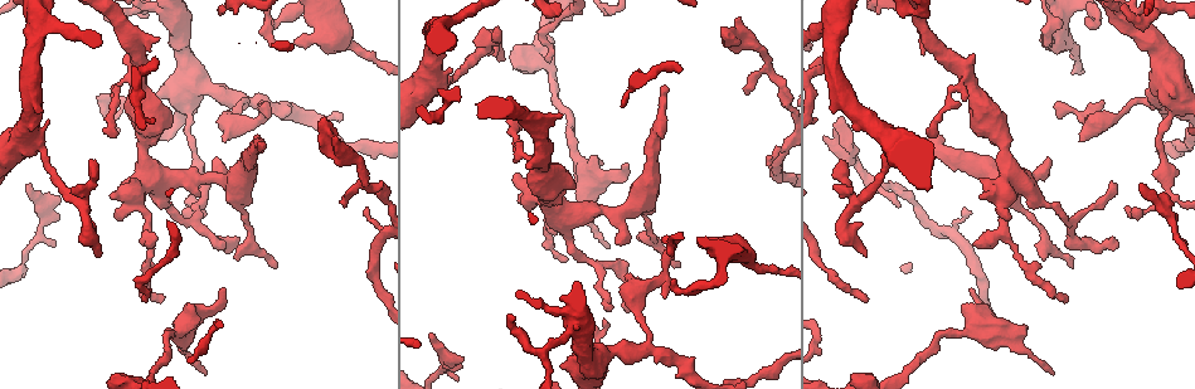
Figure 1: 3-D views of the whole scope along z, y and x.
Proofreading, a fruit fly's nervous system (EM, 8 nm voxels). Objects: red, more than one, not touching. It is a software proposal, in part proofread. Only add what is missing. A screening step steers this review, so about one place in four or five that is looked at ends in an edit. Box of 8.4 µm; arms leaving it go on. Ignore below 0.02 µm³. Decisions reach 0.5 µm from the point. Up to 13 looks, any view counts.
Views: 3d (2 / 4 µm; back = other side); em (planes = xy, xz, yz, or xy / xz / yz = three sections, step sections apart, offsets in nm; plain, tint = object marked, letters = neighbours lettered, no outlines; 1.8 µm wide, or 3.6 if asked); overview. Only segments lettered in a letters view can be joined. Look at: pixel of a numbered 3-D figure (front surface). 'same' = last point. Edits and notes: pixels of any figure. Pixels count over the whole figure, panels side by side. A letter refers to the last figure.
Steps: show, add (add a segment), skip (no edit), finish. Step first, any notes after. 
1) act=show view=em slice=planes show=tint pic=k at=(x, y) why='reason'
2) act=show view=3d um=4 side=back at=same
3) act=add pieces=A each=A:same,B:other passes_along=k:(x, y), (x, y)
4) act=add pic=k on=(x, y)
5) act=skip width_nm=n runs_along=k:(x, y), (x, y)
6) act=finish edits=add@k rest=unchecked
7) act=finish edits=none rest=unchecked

act=show view=em slice=planes show=plain pic=1 at=(1139, 185) why='free end'

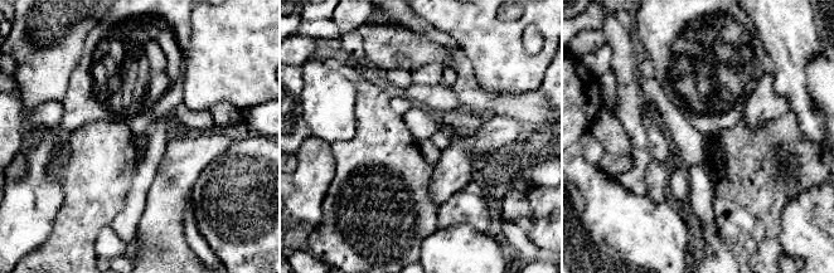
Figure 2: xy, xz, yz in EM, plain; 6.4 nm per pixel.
act=show view=em slice=planes show=letters at=same

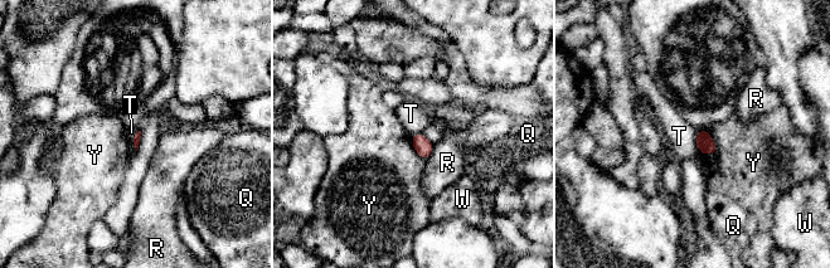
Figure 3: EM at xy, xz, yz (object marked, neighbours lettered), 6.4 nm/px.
act=skip each=Q:other,R:other,T:other,W:other,Y:other border=3:(140, 130), (134, 137), (135, 150) found='no lettered segment goes on from it'

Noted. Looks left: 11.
act=show view=em slice=xy step=8 show=tint pic=1 at=(1125, 206) why='an open end'

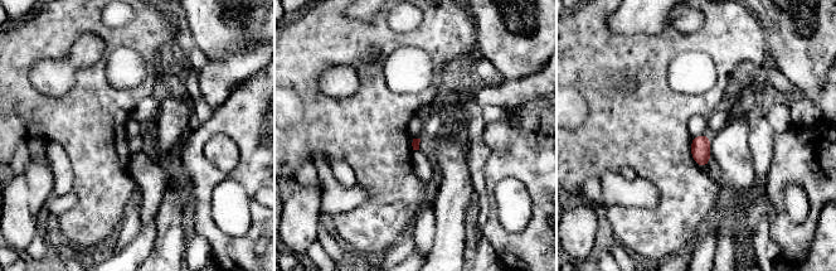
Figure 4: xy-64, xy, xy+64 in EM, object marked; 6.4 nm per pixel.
act=show view=em slice=yz step=8 show=letters at=same

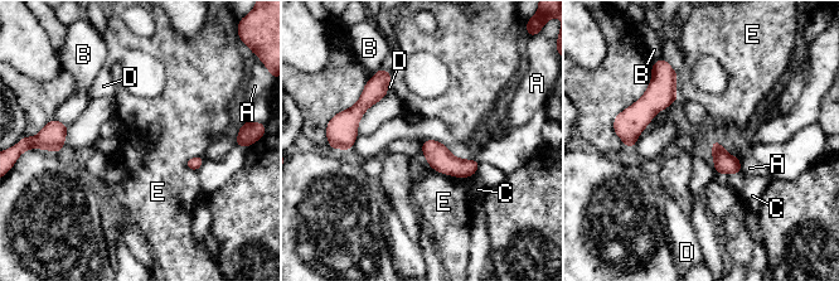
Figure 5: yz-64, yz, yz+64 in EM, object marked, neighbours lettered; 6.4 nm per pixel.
act=skip each=A:other,B:other,C:other,D:other,E:other border=5:(431, 168), (456, 177), (475, 174) found='none of them fits'

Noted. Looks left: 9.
act=show view=3d um=2 pic=1 at=(1131, 25) why='abrupt turn'

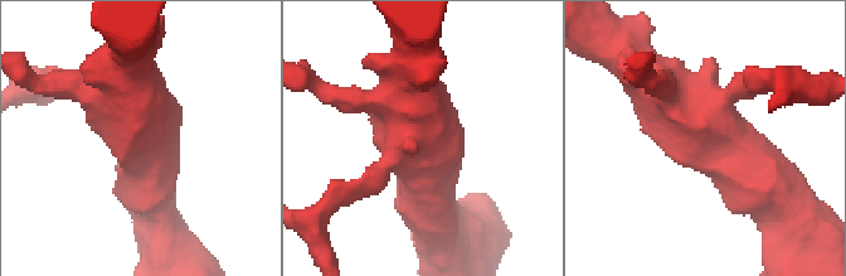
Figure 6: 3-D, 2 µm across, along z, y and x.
act=show view=em slice=yz step=4 show=letters pic=6 at=(129, 124) arms=4 why='now the EM'

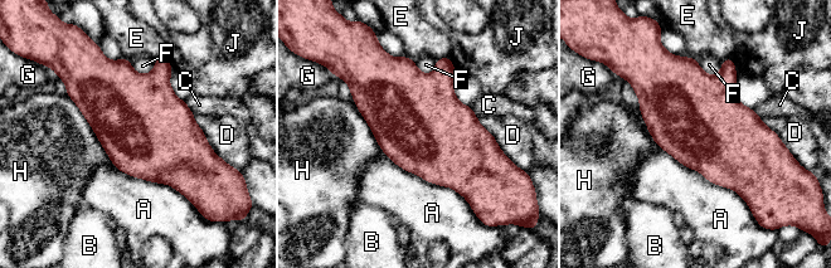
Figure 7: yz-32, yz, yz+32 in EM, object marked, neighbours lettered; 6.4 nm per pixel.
act=show view=em slice=planes show=letters at=same

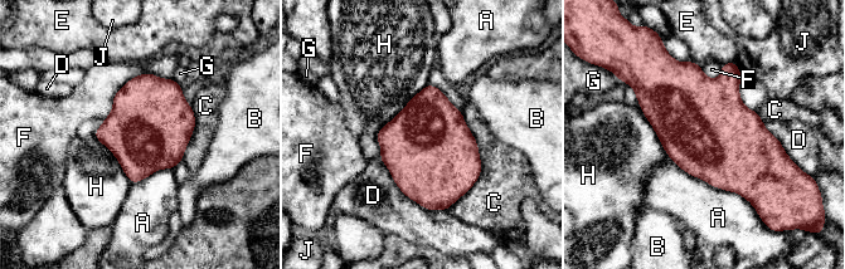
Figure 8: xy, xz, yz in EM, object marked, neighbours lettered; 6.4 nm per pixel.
act=skip each=A:other,B:other,C:other,D:other,E:other,F:other,G:other,H:other,J:other border=8:(428, 84), (375, 136) found='none of them fits'

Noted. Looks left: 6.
act=show view=3d um=4 pic=1 at=(1049, 48) why='branch stops here'

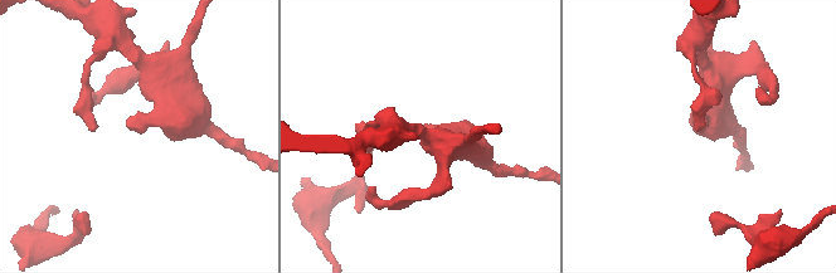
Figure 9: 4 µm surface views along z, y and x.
act=show view=em slice=xy step=4 show=letters pic=9 at=(701, 130) why='need the tissue'

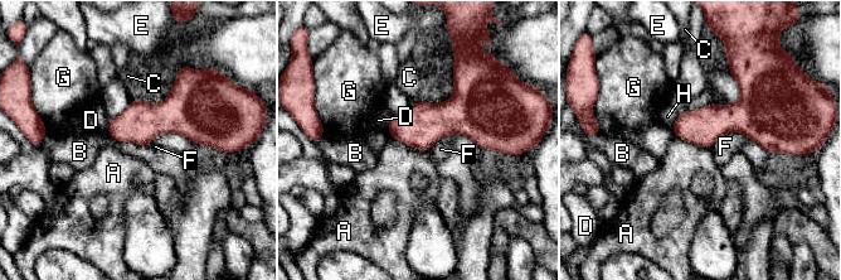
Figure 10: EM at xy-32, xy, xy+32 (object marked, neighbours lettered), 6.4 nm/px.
act=show view=em slice=xz step=4 show=letters at=same why='cut it another way'

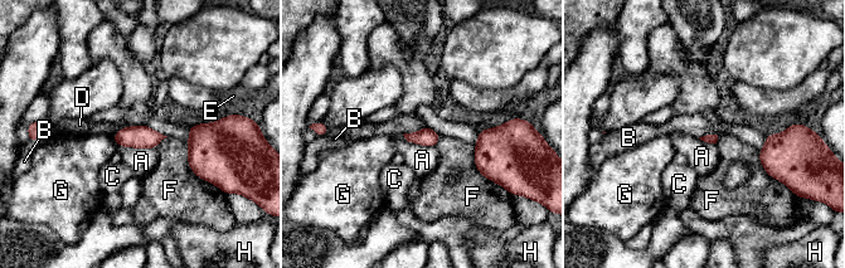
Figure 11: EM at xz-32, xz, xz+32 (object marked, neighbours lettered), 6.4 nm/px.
act=skip each=A:other,B:other,C:other,D:other,E:other,F:other,G:other,H:other border=11:(425, 126), (403, 135) found='none of them fits'

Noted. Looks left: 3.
act=show view=em slice=xz step=8 show=letters pic=1 at=(226, 290) why='branch stops here'

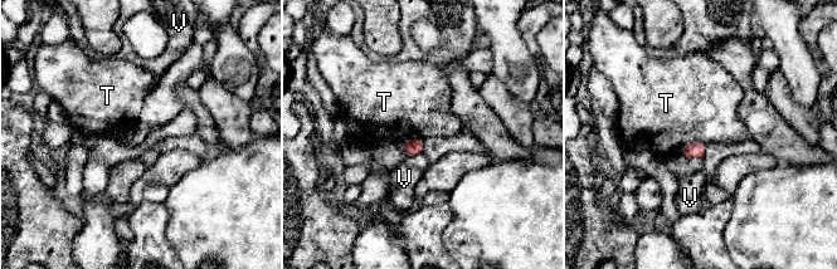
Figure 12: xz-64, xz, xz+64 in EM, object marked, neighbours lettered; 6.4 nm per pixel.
act=skip width_nm=110 each=T:other,V:other border=12:(706, 145), (690, 142), (679, 152) found='none of them fits'

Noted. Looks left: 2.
act=finish edits=none rest=unchecked

